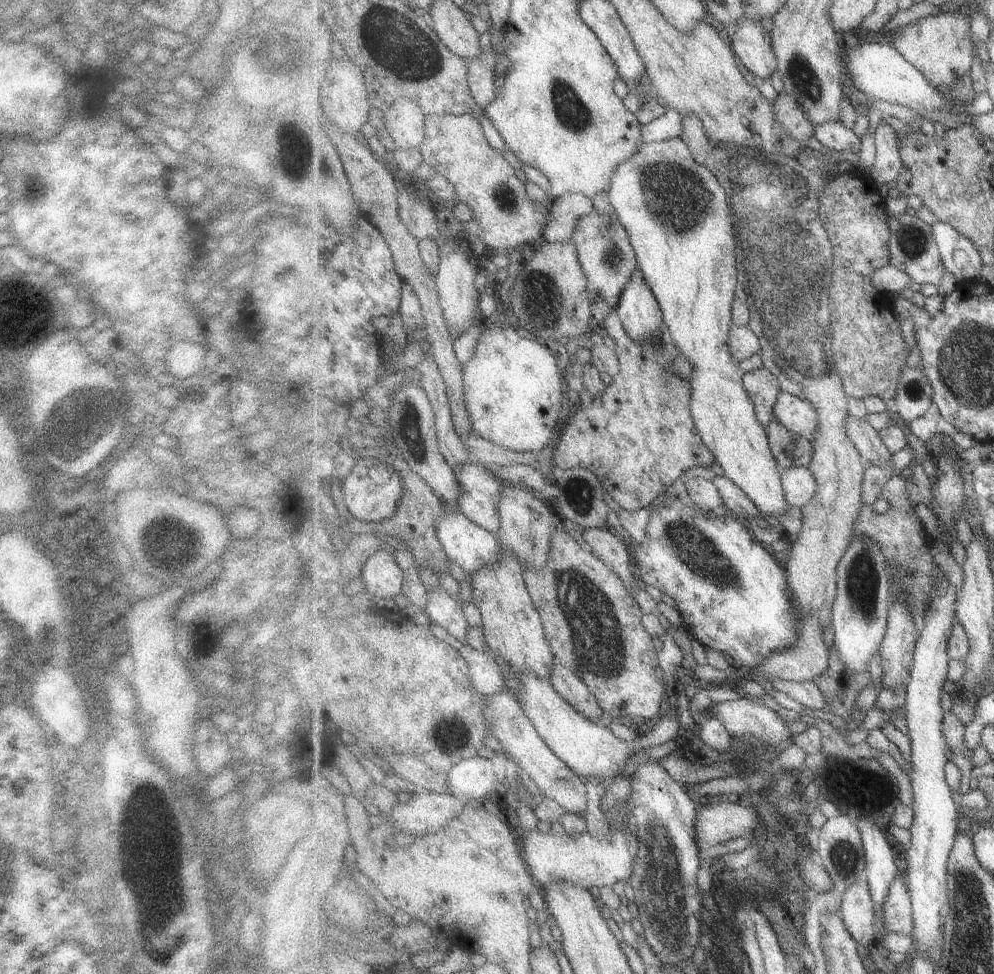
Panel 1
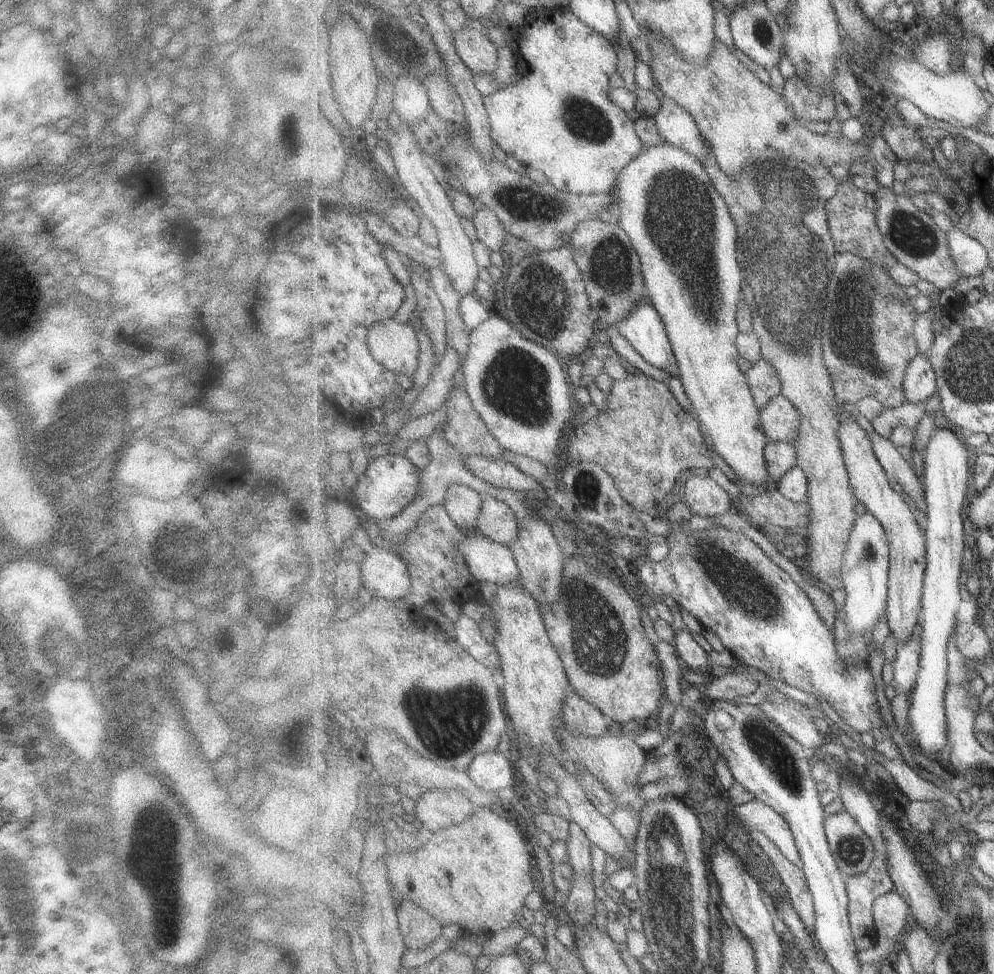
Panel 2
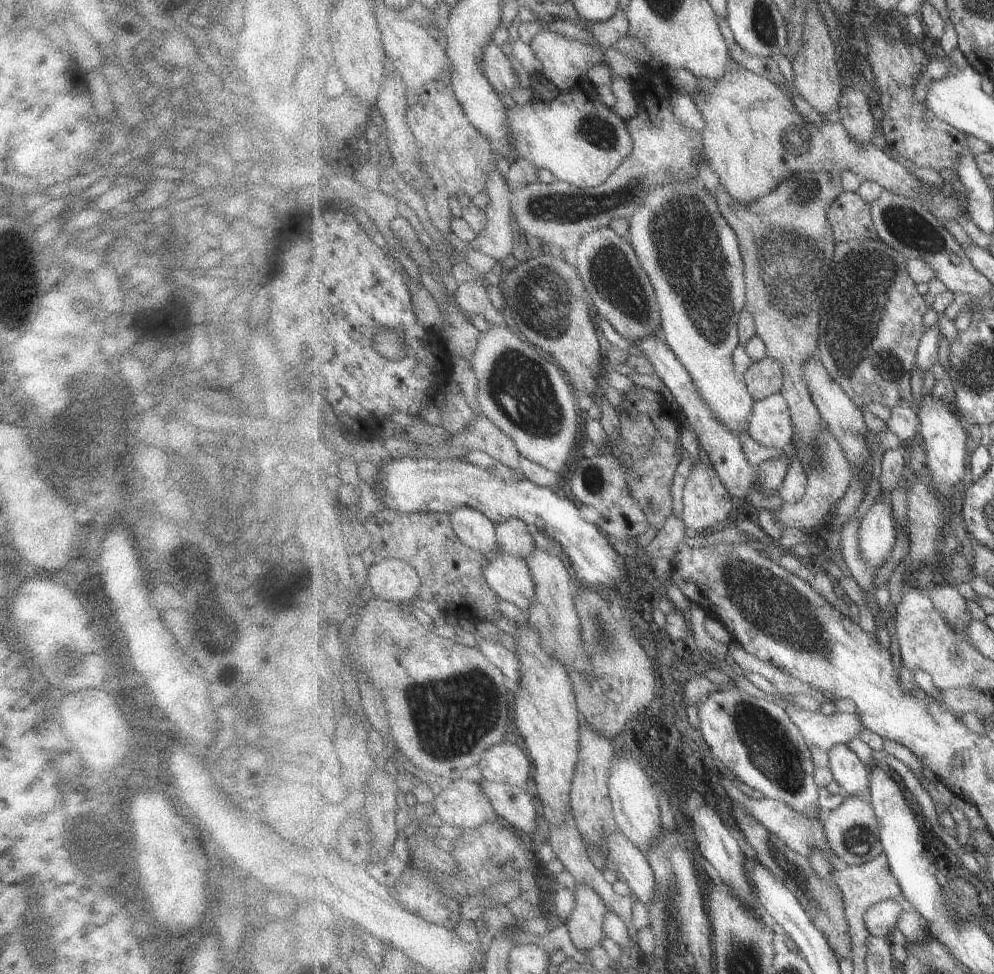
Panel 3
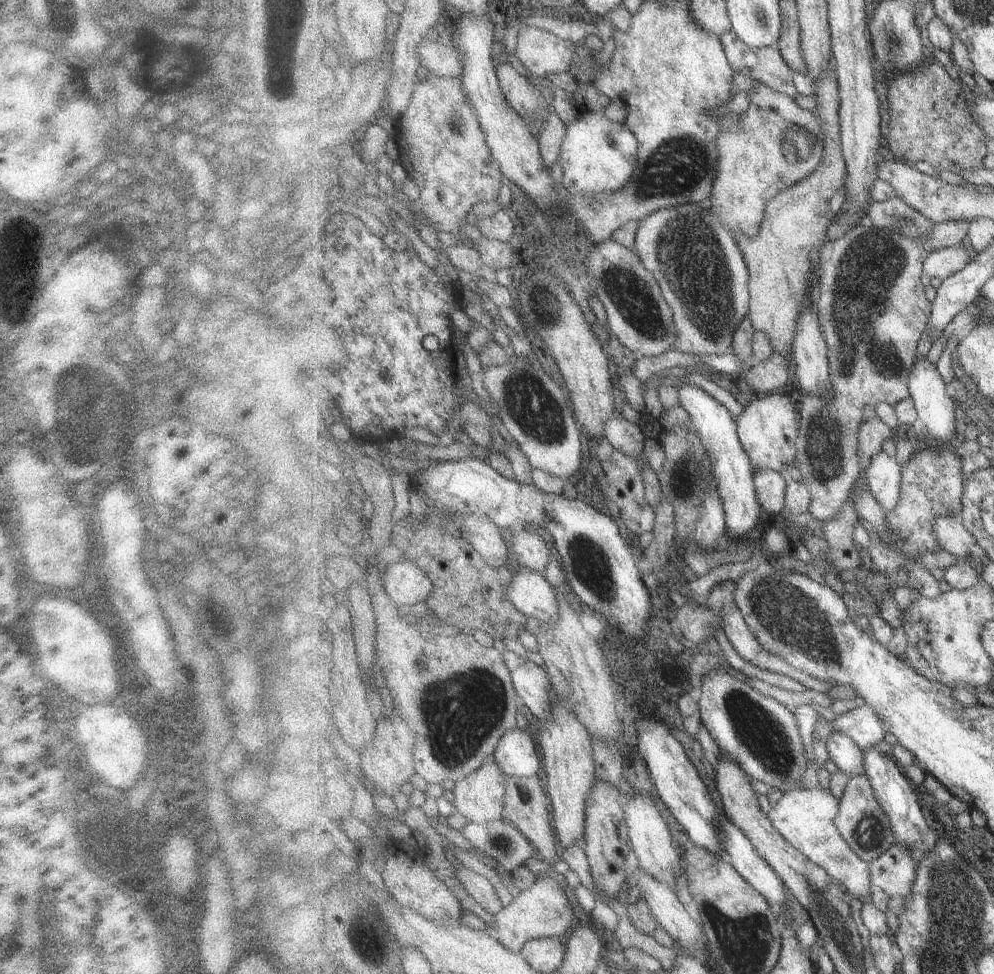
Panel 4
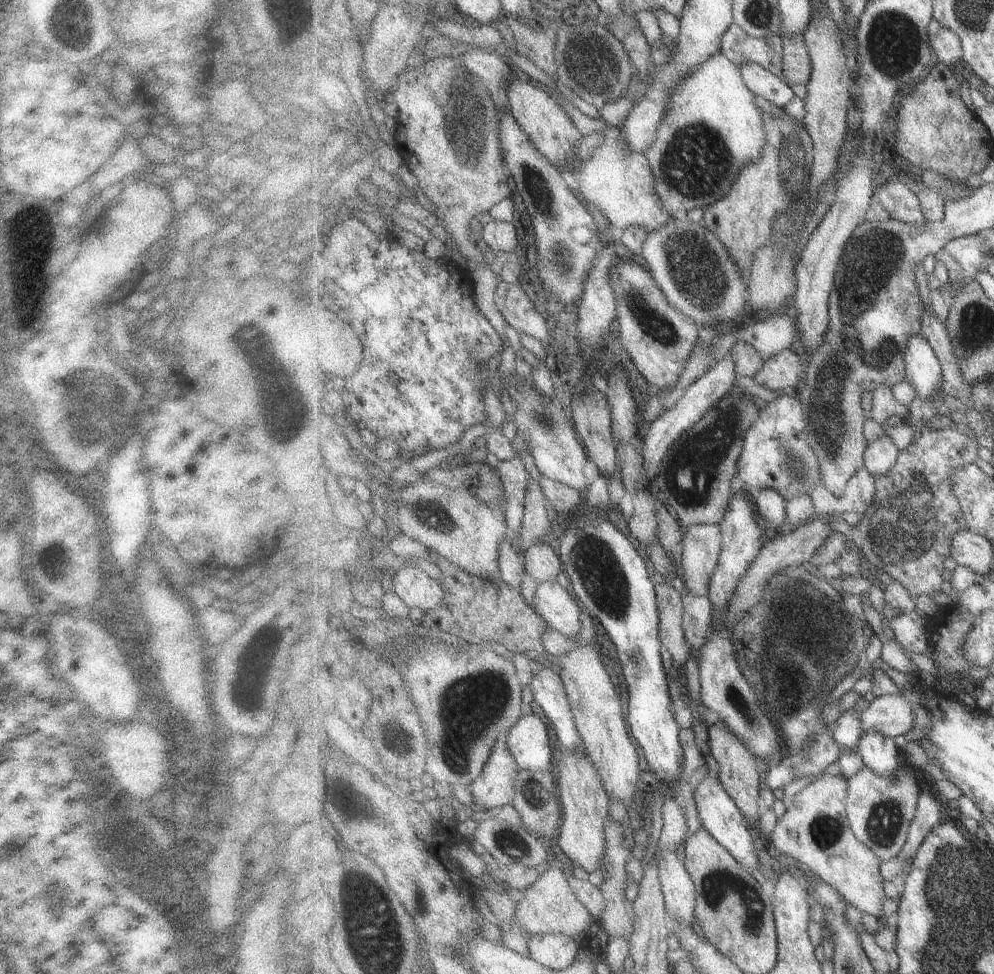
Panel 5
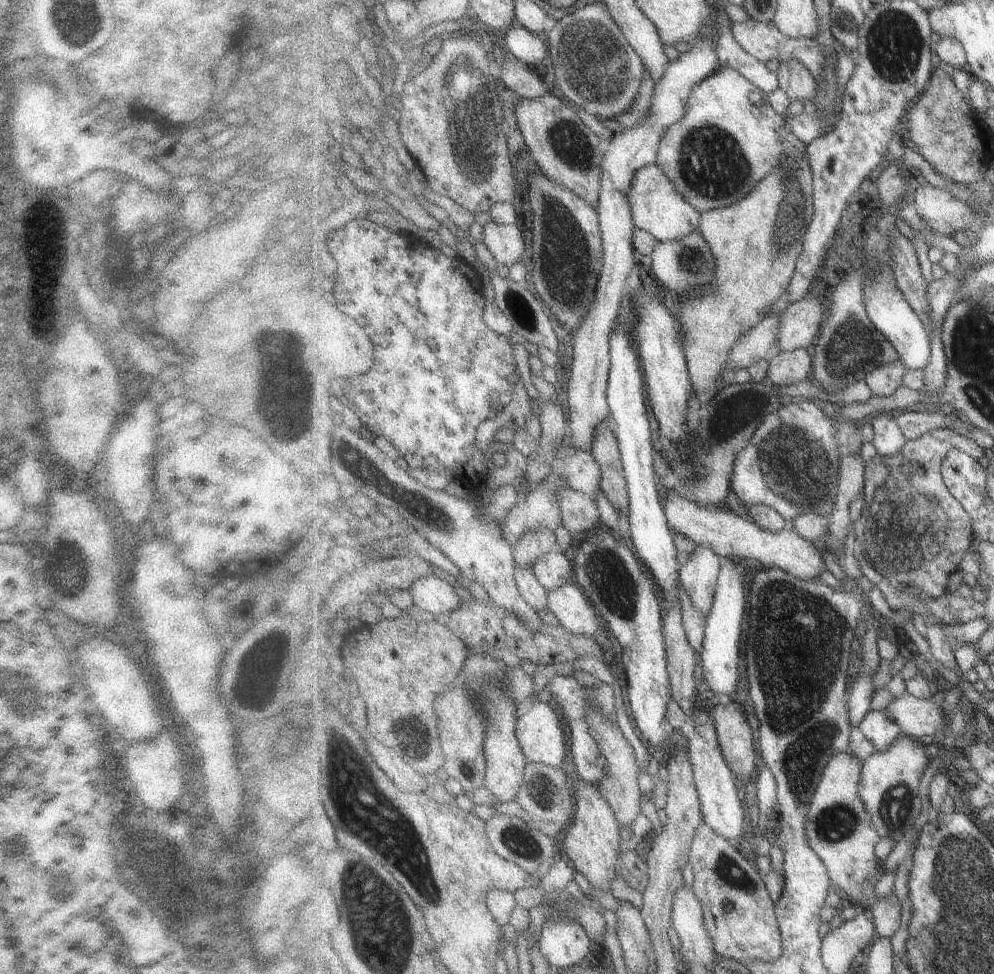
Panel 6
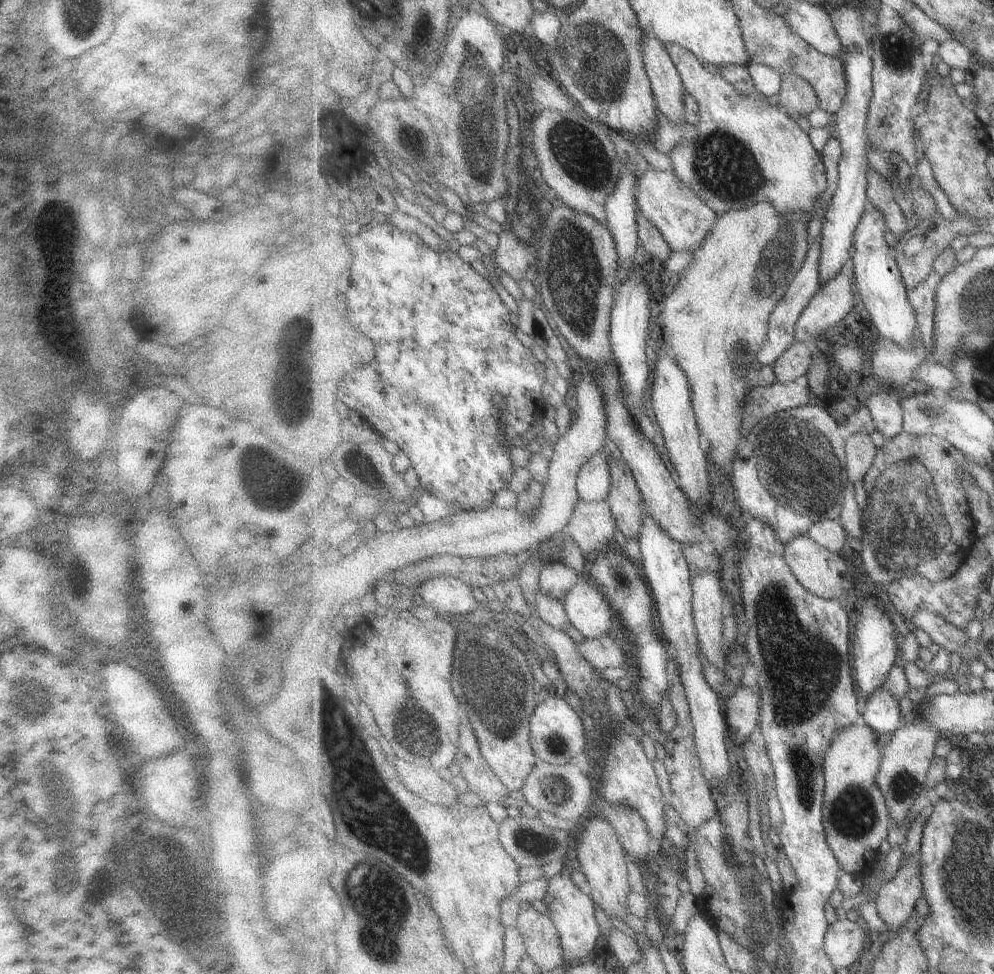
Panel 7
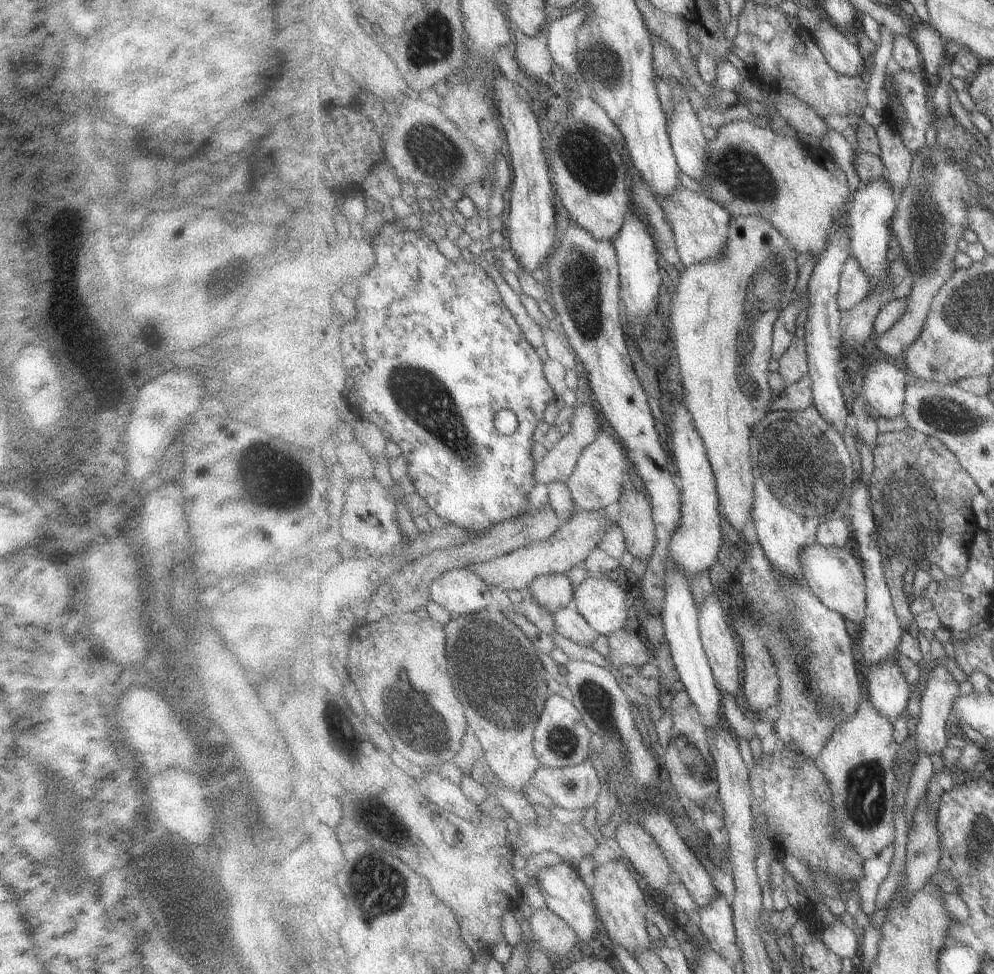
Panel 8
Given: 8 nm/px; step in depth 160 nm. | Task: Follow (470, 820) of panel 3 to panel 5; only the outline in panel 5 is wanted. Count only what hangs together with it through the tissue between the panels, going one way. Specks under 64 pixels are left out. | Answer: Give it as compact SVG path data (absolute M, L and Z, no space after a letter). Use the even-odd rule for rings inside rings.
M506 737L501 740L497 742L499 746L493 750L481 775L468 786L472 802L491 813L512 805L516 798L516 779L520 774L515 758L505 745Z

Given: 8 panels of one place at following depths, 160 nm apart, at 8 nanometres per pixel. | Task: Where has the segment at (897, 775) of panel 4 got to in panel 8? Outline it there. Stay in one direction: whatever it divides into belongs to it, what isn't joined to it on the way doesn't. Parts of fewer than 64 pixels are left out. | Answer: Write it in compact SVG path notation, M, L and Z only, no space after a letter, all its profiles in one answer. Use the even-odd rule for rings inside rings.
M897 652L897 656L893 655L883 662L874 664L867 674L867 698L882 715L892 721L895 721L897 717L905 712L905 708L909 706L913 694L913 686L905 680L905 676L903 676L903 672L897 664L898 655L899 652Z

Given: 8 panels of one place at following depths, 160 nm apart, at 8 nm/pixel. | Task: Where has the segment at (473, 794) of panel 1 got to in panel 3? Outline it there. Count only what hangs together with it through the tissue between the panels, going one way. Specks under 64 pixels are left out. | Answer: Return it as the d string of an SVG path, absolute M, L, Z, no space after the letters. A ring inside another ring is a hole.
M504 741L485 751L478 762L483 776L491 782L509 783L523 787L530 785L534 762L527 750L515 742Z

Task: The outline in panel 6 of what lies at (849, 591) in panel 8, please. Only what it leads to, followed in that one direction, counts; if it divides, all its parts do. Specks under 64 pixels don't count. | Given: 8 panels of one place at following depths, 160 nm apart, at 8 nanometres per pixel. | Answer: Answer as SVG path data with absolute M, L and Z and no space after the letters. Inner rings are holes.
M659 482L658 484L671 530L674 533L684 534L698 545L709 547L722 558L737 556L743 560L745 557L751 557L765 567L779 567L786 573L806 581L817 581L823 574L823 570L828 570L820 548L813 546L809 539L801 536L794 528L788 526L781 532L769 532L755 521L747 522L745 518L741 518L739 510L723 512L723 510L701 506L681 496L677 491L663 487Z

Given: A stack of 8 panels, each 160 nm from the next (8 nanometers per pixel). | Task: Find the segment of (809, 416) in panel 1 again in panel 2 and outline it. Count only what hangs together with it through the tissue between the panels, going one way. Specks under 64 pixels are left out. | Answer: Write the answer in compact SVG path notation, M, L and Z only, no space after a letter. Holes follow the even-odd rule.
M783 393L760 409L760 415L769 441L796 442L800 433L800 414Z

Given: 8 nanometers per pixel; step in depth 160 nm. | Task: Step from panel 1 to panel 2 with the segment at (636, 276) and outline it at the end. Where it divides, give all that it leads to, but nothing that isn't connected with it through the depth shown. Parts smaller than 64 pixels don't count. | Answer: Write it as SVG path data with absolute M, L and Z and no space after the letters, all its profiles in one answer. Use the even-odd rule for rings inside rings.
M649 299L641 300L629 316L616 325L650 365L668 372L674 378L681 376L664 319Z

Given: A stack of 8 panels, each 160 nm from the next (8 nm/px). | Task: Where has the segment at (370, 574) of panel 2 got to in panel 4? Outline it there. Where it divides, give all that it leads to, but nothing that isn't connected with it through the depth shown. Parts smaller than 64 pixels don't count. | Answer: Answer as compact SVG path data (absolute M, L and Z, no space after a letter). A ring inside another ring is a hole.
M406 559L404 562L399 560L388 564L386 571L382 574L382 579L389 598L398 606L407 604L412 609L419 602L427 602L434 592L434 584L430 576L411 560Z

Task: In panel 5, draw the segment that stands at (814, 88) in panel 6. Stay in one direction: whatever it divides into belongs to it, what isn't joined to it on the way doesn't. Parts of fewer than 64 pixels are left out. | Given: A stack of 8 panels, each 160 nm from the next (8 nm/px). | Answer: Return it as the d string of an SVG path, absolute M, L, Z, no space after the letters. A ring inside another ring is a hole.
M783 35L783 79L787 84L803 84L807 87L812 77L812 58L803 35Z

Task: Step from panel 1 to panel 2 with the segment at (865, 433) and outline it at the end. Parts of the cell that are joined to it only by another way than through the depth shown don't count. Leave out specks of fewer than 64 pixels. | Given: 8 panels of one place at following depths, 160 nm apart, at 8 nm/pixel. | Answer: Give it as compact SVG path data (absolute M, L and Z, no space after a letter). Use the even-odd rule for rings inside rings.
M875 432L868 433L868 435L877 458L884 466L889 478L899 483L904 490L904 494L909 495L914 500L914 506L923 512L920 517L927 518L926 510L928 509L928 504L925 485L922 481L923 470L921 475L917 476L917 472L915 472L915 468L913 468L906 451L895 446L891 439Z

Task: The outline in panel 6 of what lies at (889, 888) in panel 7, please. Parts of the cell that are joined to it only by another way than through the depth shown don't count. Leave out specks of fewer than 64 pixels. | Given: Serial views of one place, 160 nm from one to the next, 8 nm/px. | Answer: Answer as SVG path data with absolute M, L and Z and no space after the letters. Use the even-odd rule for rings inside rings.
M894 891L888 897L879 897L869 910L877 936L890 937L901 928L901 902Z

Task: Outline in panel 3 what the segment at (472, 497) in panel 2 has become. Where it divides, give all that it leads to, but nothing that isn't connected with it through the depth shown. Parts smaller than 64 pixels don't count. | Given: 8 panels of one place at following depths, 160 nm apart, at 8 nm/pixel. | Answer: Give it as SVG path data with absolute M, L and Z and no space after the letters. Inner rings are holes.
M464 506L450 513L457 536L472 549L491 556L499 551L496 522L480 510Z

